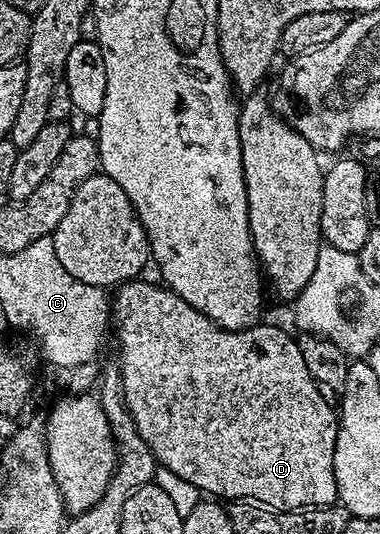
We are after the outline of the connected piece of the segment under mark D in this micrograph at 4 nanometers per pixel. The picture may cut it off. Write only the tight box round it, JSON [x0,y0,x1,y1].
[111,277,338,511]

